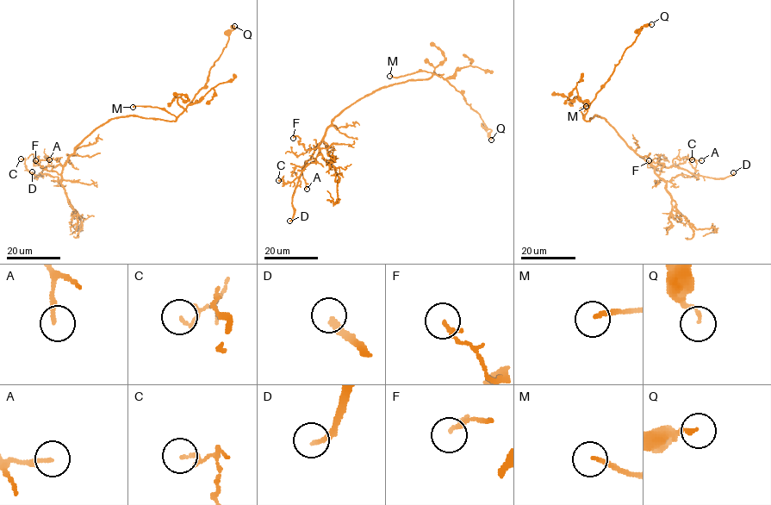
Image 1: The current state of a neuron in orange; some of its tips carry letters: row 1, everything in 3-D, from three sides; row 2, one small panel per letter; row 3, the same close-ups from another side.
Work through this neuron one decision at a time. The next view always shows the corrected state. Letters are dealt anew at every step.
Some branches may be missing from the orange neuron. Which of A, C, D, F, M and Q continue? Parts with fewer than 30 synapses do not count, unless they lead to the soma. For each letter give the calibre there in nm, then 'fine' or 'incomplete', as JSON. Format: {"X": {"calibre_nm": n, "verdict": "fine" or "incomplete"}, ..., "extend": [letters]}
{"A": {"calibre_nm": 180, "verdict": "fine"}, "C": {"calibre_nm": 140, "verdict": "fine"}, "D": {"calibre_nm": 200, "verdict": "incomplete"}, "F": {"calibre_nm": 140, "verdict": "fine"}, "M": {"calibre_nm": 170, "verdict": "incomplete"}, "Q": {"calibre_nm": 150, "verdict": "fine"}, "extend": ["D", "M"]}

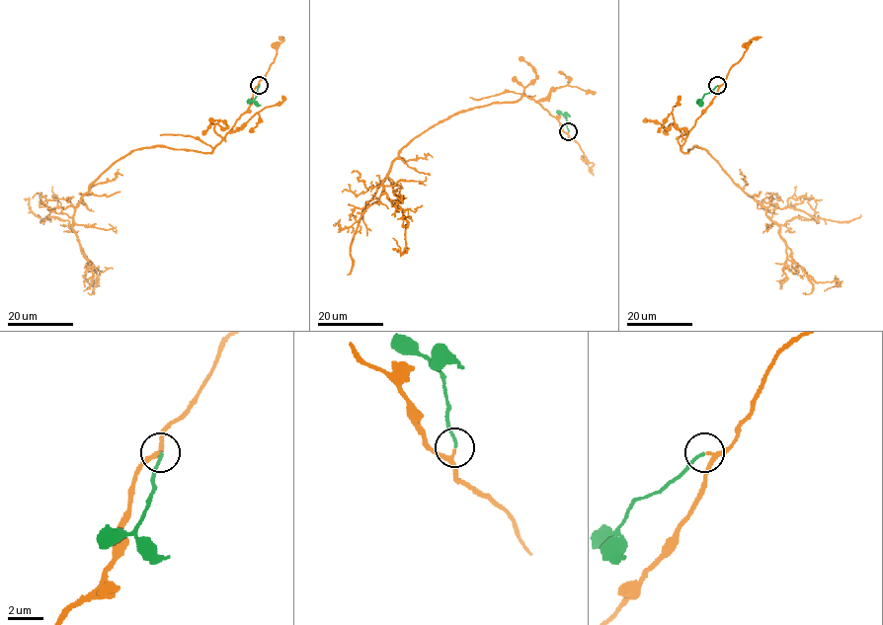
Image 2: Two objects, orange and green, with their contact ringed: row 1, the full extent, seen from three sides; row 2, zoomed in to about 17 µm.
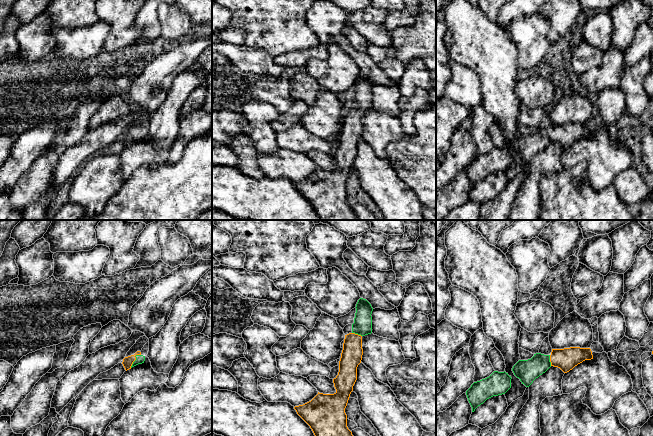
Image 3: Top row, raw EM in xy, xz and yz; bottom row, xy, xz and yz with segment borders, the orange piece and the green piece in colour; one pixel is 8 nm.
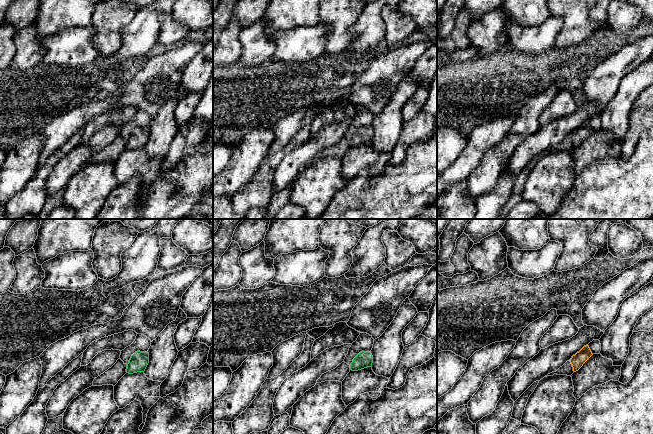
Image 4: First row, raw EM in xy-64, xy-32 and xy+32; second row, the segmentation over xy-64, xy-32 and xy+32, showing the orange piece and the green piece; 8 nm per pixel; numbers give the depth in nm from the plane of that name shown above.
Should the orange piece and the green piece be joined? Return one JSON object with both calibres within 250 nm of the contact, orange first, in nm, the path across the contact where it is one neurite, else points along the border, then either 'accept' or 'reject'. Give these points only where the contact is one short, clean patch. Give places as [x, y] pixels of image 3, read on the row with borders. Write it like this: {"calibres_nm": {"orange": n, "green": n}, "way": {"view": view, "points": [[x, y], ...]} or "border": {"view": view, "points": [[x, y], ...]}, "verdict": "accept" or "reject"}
{"calibres_nm": {"orange": 80, "green": 70}, "way": {"view": "xy", "points": [[127, 362], [135, 359], [140, 359]]}, "verdict": "accept"}

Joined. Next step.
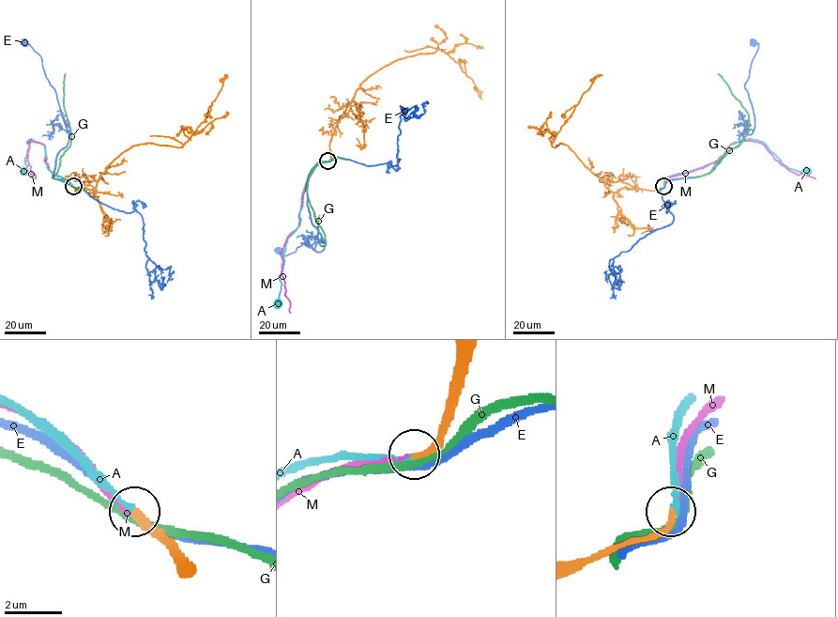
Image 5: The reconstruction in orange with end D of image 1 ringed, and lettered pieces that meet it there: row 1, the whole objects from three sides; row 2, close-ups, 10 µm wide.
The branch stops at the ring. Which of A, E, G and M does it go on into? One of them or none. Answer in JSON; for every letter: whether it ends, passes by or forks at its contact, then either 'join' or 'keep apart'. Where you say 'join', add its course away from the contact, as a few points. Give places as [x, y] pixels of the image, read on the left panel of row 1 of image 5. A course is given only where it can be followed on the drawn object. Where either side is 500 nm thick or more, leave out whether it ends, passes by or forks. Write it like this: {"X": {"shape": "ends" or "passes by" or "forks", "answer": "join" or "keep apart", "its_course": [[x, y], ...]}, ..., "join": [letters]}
{"A": {"shape": "ends", "answer": "join", "its_course": [[73, 186], [47, 168], [44, 146], [31, 139], [23, 171]]}, "E": {"shape": "passes by", "answer": "keep apart"}, "G": {"shape": "passes by", "answer": "keep apart"}, "M": {"shape": "ends", "answer": "keep apart"}, "join": ["A"]}

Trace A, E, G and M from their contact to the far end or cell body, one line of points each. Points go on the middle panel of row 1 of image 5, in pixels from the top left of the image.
A: (327, 161), (320, 161), (311, 170), (302, 194), (298, 226), (287, 239), (282, 255), (278, 304)
E: (328, 161), (314, 168), (307, 187), (324, 249), (305, 241), (287, 254), (280, 251)
G: (328, 161), (314, 167), (307, 185), (310, 205), (325, 235), (324, 245), (318, 239), (319, 215)
M: (327, 161), (318, 164), (311, 173), (303, 194), (299, 225), (287, 238), (281, 257), (290, 313)

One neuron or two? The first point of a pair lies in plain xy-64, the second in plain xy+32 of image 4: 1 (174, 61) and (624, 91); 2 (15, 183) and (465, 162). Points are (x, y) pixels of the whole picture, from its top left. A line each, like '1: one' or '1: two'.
1: two
2: one

